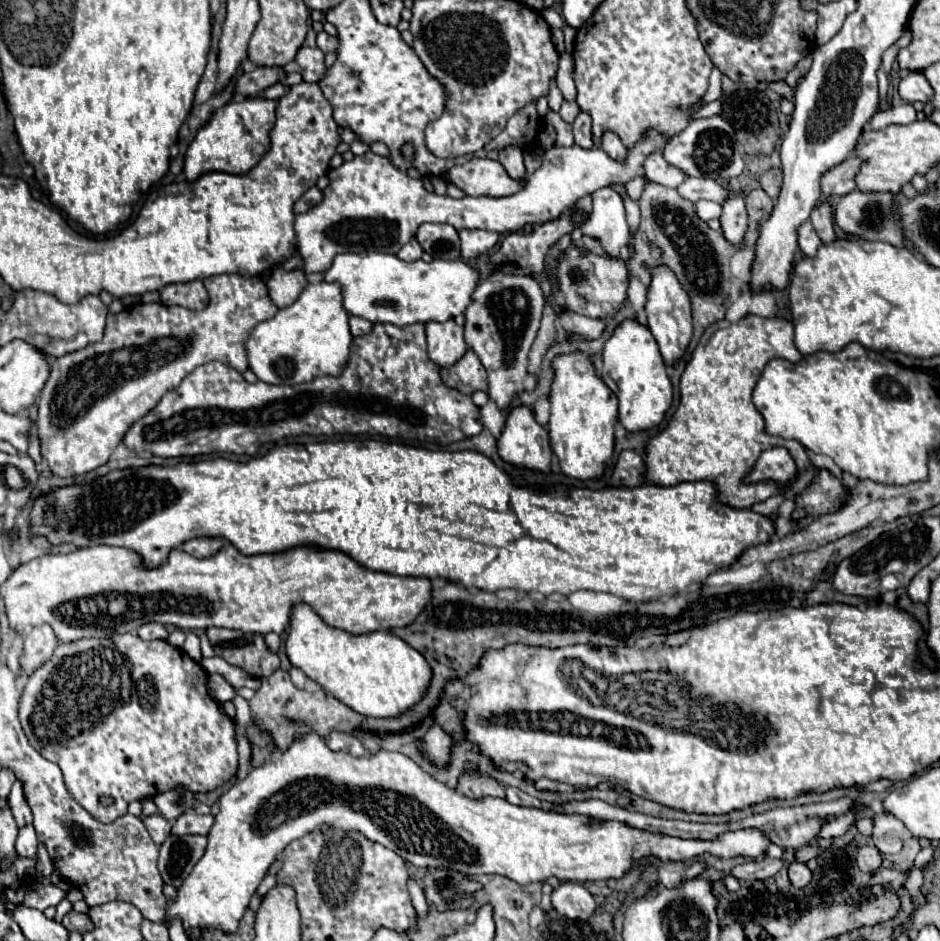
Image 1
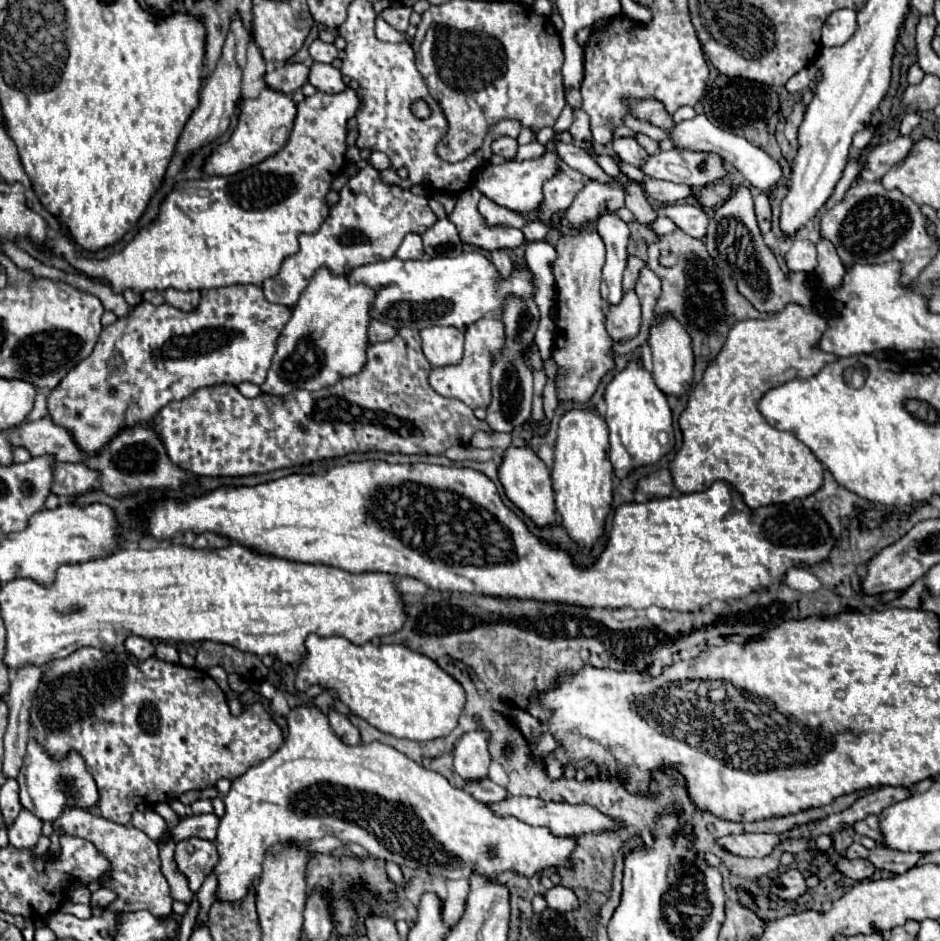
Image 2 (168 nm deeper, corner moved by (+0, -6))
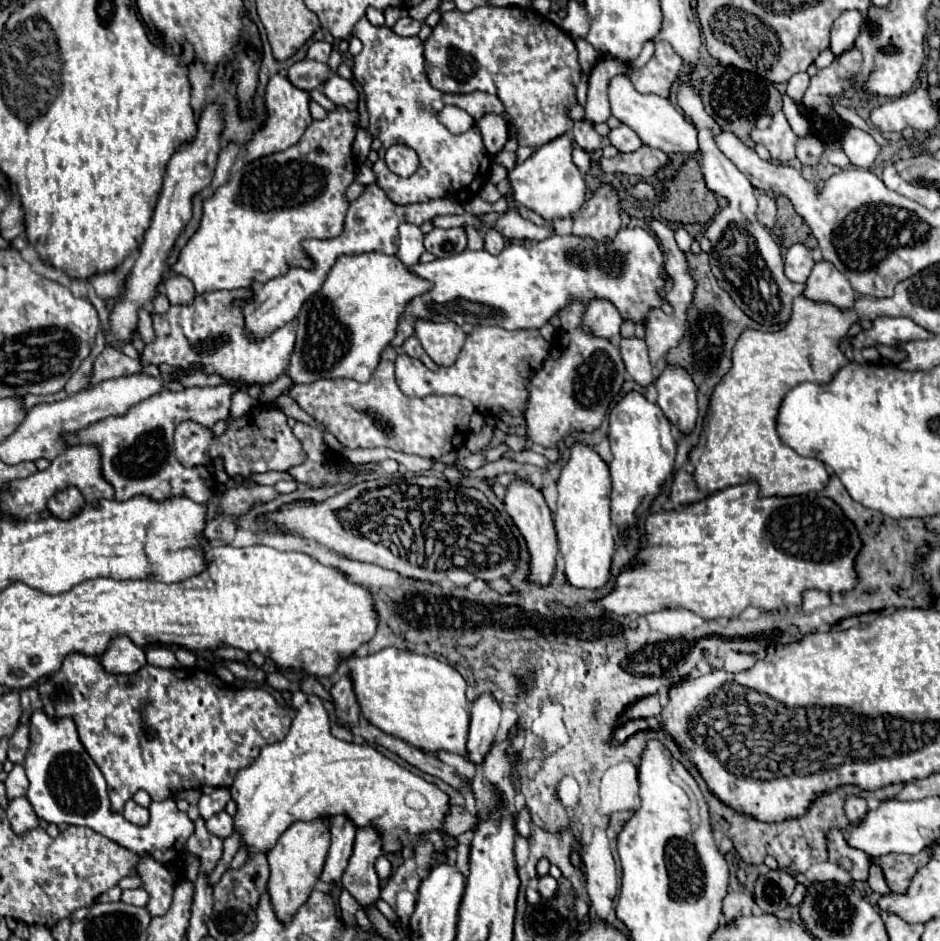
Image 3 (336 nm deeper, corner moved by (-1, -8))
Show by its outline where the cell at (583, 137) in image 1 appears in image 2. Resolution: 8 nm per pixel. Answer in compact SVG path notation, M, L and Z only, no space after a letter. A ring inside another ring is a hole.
M594 156L596 158L596 162L600 164L600 168L608 174L608 176L612 176L612 178L616 178L618 174L620 174L620 168L618 168L618 164L614 162L614 158L610 158L610 156Z

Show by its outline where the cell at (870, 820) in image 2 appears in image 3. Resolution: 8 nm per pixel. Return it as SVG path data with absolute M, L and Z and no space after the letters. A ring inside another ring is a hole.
M849 796L845 800L845 812L847 812L847 818L851 824L859 824L865 818L865 814L869 812L869 808L867 808L867 802L863 798Z

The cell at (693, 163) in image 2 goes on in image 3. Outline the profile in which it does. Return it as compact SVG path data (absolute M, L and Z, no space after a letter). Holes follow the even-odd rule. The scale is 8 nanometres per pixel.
M641 146L633 154L617 154L611 160L607 158L599 160L599 166L605 172L613 172L613 174L621 172L627 176L655 176L667 164L669 164L667 154L651 146Z

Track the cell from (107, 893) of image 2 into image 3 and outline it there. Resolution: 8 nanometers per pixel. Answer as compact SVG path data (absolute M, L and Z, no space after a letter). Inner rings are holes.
M137 888L137 890L123 890L121 900L123 900L125 904L133 904L133 906L145 906L145 904L147 904L147 900L149 900L149 896L147 896L147 892L145 892L145 890Z

